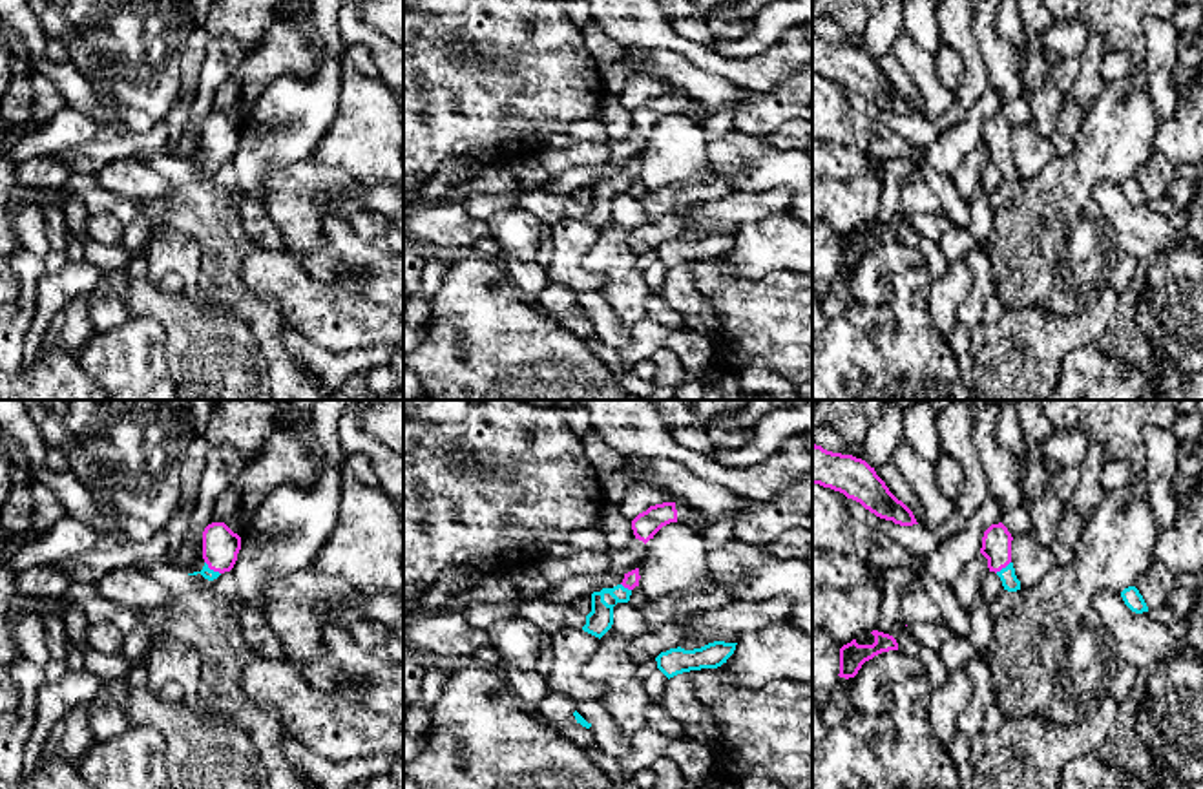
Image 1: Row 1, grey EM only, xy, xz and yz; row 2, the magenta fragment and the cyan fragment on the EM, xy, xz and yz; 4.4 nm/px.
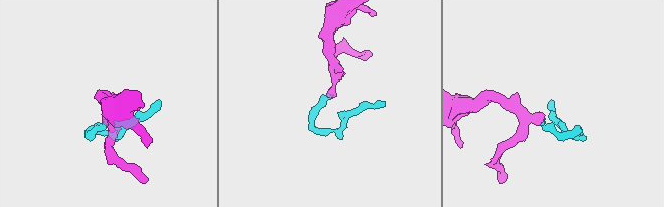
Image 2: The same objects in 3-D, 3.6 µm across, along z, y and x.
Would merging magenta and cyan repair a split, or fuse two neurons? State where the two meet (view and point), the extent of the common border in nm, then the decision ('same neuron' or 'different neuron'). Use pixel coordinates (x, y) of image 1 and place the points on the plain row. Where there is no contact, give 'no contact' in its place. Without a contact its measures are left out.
contact xy (212, 159); length 90 nm; same neuron

